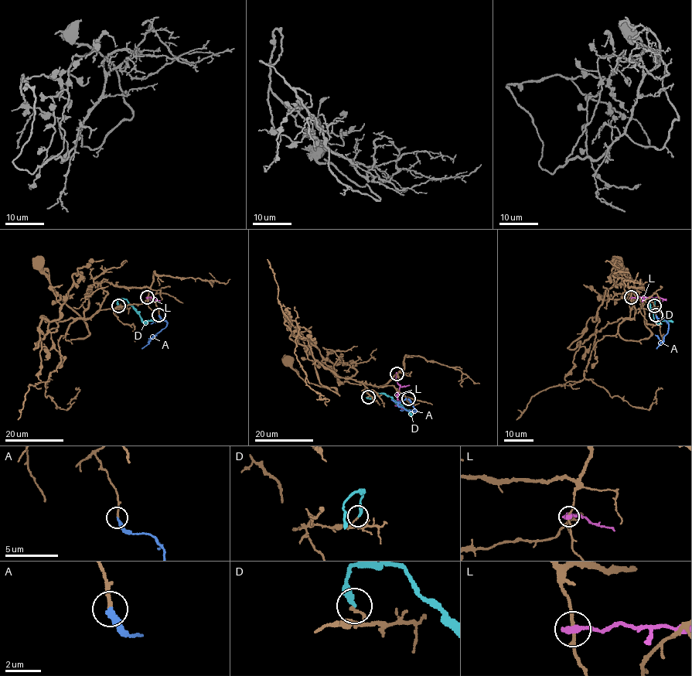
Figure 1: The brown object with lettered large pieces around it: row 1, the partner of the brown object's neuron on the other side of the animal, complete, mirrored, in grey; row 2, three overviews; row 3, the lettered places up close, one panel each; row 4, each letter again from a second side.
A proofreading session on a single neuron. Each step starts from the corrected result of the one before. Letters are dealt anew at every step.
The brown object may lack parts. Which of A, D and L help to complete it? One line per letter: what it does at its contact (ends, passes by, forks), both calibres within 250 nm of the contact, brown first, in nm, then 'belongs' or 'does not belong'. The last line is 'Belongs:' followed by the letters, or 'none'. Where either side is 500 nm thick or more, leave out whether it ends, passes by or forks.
A: it ends; calibres 170 and 320 nm; belongs
D: it ends; calibres 140 and 280 nm; does not belong
L: it ends; calibres 150 and 400 nm; does not belong
Belongs: A

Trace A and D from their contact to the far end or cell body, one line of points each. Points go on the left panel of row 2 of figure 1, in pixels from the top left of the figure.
A: (159, 315), (167, 322), (166, 326), (156, 334)
D: (118, 306), (119, 299), (126, 299), (143, 322), (161, 322)

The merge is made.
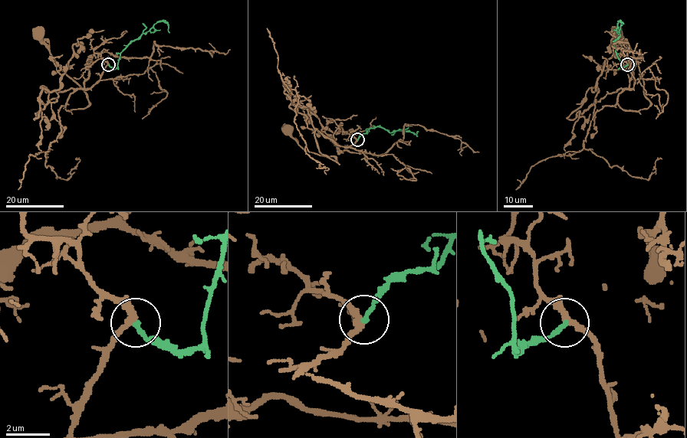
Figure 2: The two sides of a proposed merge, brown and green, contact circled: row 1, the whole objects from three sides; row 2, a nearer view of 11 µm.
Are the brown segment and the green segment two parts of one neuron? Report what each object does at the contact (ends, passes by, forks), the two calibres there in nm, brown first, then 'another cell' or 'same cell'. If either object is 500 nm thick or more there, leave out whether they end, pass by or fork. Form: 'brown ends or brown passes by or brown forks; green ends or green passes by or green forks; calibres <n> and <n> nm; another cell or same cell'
brown passes by; green ends; calibres 280 and 220 nm; same cell

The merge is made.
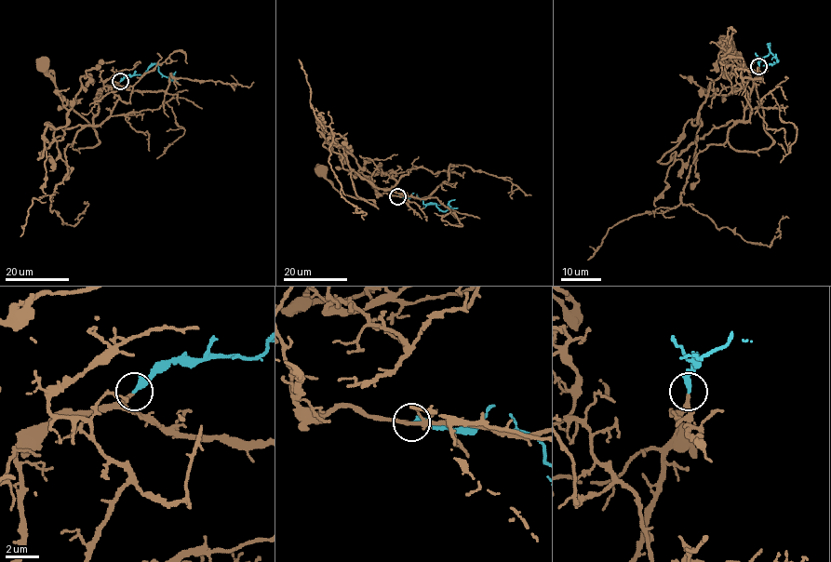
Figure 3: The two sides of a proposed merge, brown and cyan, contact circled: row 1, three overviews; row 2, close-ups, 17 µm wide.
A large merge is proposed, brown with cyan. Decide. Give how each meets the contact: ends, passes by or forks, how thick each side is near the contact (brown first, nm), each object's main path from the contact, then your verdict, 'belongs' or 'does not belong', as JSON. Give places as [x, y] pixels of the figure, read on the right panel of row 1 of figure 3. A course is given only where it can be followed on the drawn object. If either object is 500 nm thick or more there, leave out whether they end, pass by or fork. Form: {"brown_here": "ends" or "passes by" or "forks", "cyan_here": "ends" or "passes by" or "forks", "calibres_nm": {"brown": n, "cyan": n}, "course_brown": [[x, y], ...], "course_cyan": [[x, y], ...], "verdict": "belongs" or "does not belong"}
{"brown_here": "passes by", "cyan_here": "ends", "calibres_nm": {"brown": 150, "cyan": 340}, "course_brown": [[758, 67], [743, 119], [728, 133], [734, 149], [768, 149], [772, 138], [764, 125], [755, 83], [730, 45]], "course_cyan": [[758, 66], [759, 59], [769, 54], [769, 45], [770, 53], [778, 60], [763, 66]], "verdict": "belongs"}

